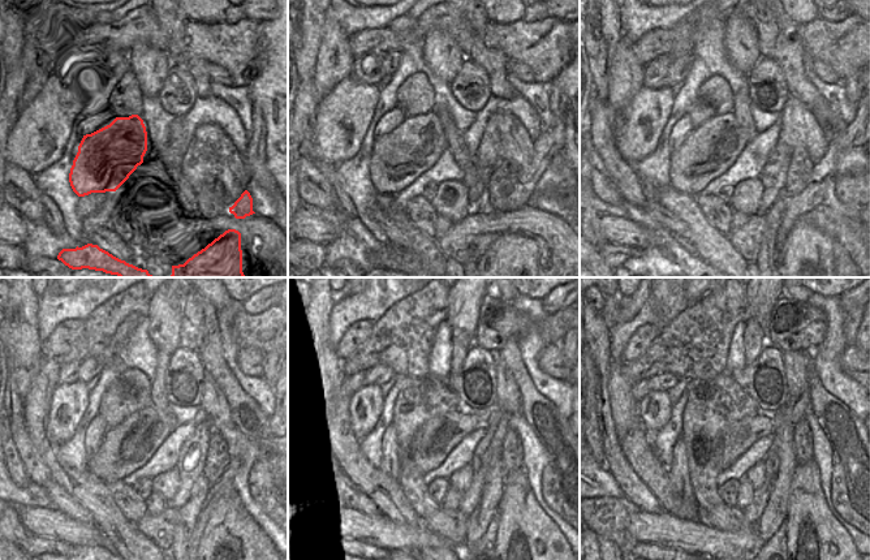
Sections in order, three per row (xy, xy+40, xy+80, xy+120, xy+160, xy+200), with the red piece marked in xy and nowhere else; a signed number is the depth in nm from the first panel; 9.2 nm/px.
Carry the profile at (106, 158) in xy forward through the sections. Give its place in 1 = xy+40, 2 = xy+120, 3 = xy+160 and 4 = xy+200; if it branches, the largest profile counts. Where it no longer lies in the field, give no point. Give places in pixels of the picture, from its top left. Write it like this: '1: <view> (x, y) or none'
1: xy+40 (399, 158)
2: xy+120 (129, 446)
3: xy+160 (438, 436)
4: xy+200 (753, 429)

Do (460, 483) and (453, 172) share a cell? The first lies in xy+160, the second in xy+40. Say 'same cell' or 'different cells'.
different cells

